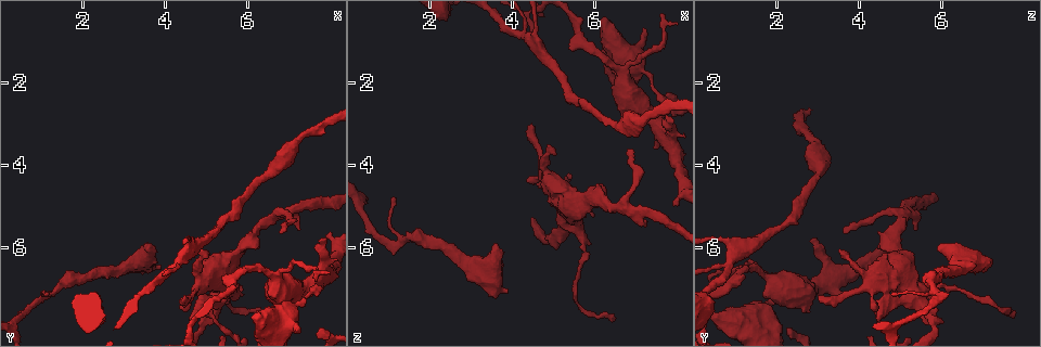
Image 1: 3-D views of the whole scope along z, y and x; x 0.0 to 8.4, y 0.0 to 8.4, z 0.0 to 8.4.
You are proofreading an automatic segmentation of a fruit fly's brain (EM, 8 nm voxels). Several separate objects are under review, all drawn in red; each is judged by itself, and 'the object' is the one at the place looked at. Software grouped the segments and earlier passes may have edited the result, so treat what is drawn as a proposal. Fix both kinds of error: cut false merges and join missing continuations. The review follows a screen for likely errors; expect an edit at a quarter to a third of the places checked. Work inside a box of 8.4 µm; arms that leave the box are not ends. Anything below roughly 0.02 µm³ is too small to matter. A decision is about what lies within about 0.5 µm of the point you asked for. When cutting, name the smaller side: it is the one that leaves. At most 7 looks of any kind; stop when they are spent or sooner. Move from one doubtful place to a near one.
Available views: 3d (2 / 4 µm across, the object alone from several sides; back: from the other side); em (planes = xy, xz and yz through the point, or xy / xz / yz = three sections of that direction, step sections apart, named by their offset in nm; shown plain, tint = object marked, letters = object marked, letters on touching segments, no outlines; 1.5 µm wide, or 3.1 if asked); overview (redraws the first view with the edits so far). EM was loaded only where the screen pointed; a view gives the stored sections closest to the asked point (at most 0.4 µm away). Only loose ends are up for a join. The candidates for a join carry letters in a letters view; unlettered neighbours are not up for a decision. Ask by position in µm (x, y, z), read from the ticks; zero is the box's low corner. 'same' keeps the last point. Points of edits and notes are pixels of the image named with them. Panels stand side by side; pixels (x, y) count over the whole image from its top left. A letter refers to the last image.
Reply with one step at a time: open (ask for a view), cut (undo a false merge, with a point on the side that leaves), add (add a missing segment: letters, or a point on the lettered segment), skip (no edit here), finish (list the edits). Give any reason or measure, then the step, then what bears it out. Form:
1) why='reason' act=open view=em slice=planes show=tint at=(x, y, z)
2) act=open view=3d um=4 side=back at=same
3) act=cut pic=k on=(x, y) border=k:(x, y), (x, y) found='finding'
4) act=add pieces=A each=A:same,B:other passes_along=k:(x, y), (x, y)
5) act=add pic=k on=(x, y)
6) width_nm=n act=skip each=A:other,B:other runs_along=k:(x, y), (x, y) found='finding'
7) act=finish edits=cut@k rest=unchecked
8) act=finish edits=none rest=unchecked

act=open view=em slice=xz step=4 show=letters at=(6.55, 7.70, 7.75)

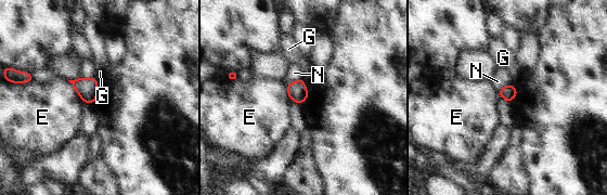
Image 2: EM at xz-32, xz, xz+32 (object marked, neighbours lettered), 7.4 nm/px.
why='another direction' act=open view=em slice=planes show=letters at=same

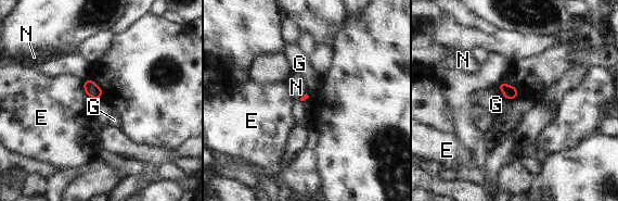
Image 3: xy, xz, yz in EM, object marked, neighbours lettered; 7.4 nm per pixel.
act=skip each=E:other,G:other,N:other border=3:(502, 95), (510, 101) found='none of them fits'

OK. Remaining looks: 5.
why='branch stops here' act=open view=3d um=4 at=(7.95, 5.75, 2.90)

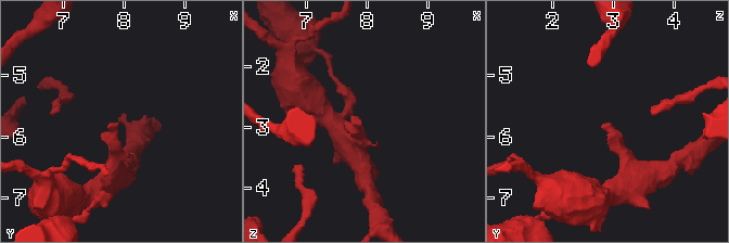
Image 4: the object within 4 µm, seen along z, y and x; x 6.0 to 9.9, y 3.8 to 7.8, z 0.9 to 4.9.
act=open view=em slice=planes show=letters at=(7.90, 5.80, 2.95)

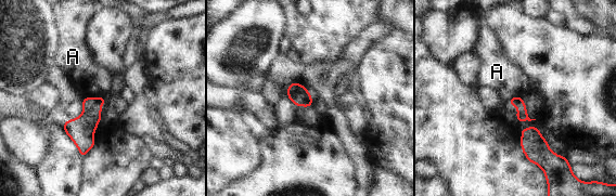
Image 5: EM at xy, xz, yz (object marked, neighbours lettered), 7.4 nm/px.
act=skip each=A:other border=5:(103, 95), (84, 98) found='no lettered segment goes on from it'

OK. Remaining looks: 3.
why='branch stops here' act=open view=em slice=planes show=letters at=(7.90, 5.75, 4.95)

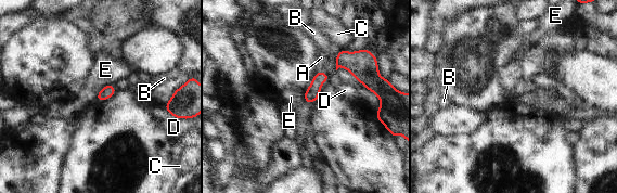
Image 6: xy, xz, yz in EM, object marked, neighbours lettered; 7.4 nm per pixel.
act=skip each=A:other,B:other,C:other,D:other,E:other border=6:(304, 91), (305, 101) found='none of them fits'

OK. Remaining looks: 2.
act=finish edits=none rest=unchecked

